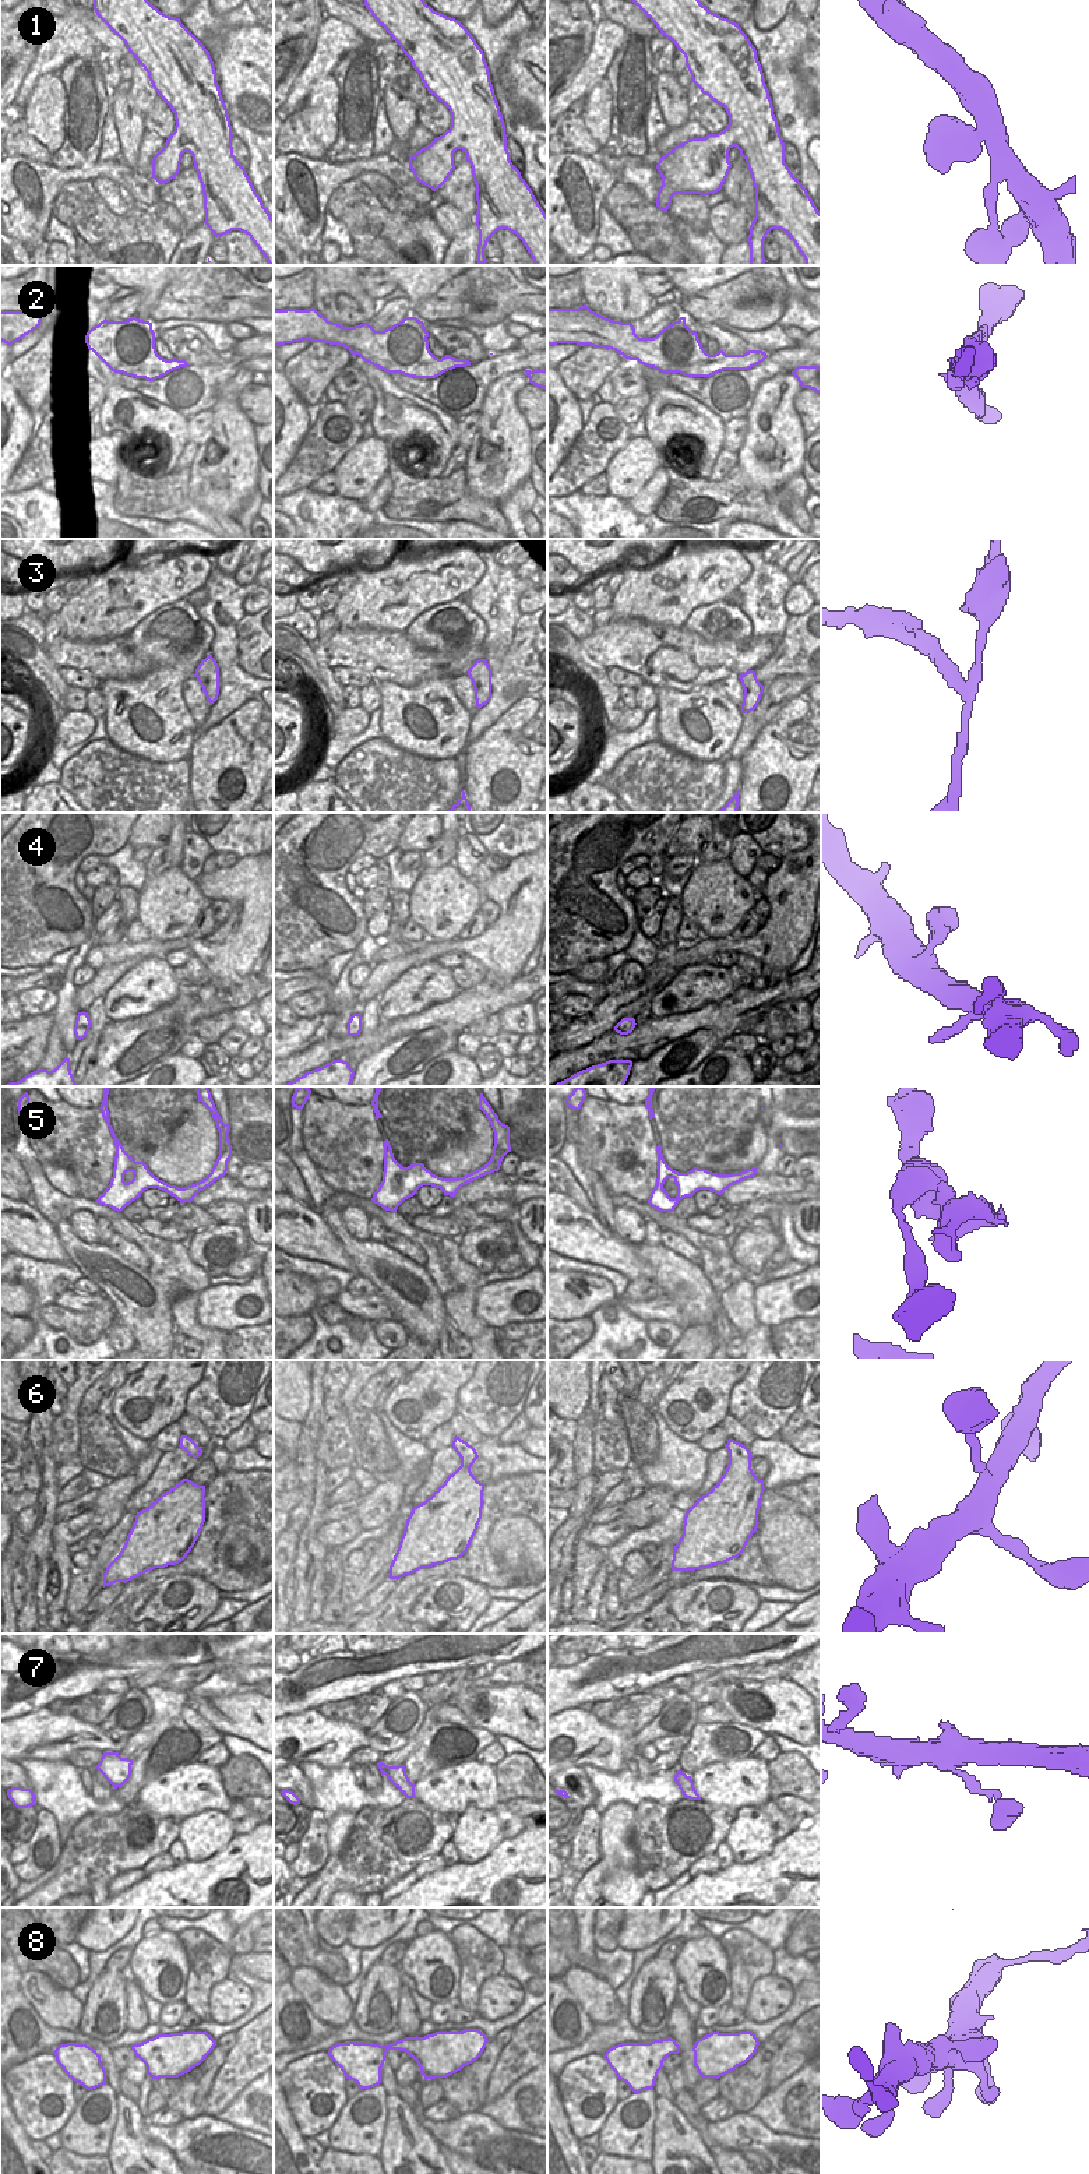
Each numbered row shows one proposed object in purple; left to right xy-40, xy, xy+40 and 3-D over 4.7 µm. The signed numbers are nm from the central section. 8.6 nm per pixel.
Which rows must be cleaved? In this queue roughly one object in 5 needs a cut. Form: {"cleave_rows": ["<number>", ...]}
{"cleave_rows": ["2", "3"]}

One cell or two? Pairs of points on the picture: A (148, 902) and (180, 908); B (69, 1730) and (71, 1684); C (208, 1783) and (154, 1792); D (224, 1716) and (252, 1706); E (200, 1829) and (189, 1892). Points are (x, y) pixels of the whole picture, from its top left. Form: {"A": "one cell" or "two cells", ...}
{"A": "one cell", "B": "two cells", "C": "one cell", "D": "one cell", "E": "two cells"}

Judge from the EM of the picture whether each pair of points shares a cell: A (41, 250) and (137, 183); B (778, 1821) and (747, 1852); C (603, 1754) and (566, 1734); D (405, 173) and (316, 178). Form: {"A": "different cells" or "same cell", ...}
{"A": "different cells", "B": "different cells", "C": "same cell", "D": "same cell"}

